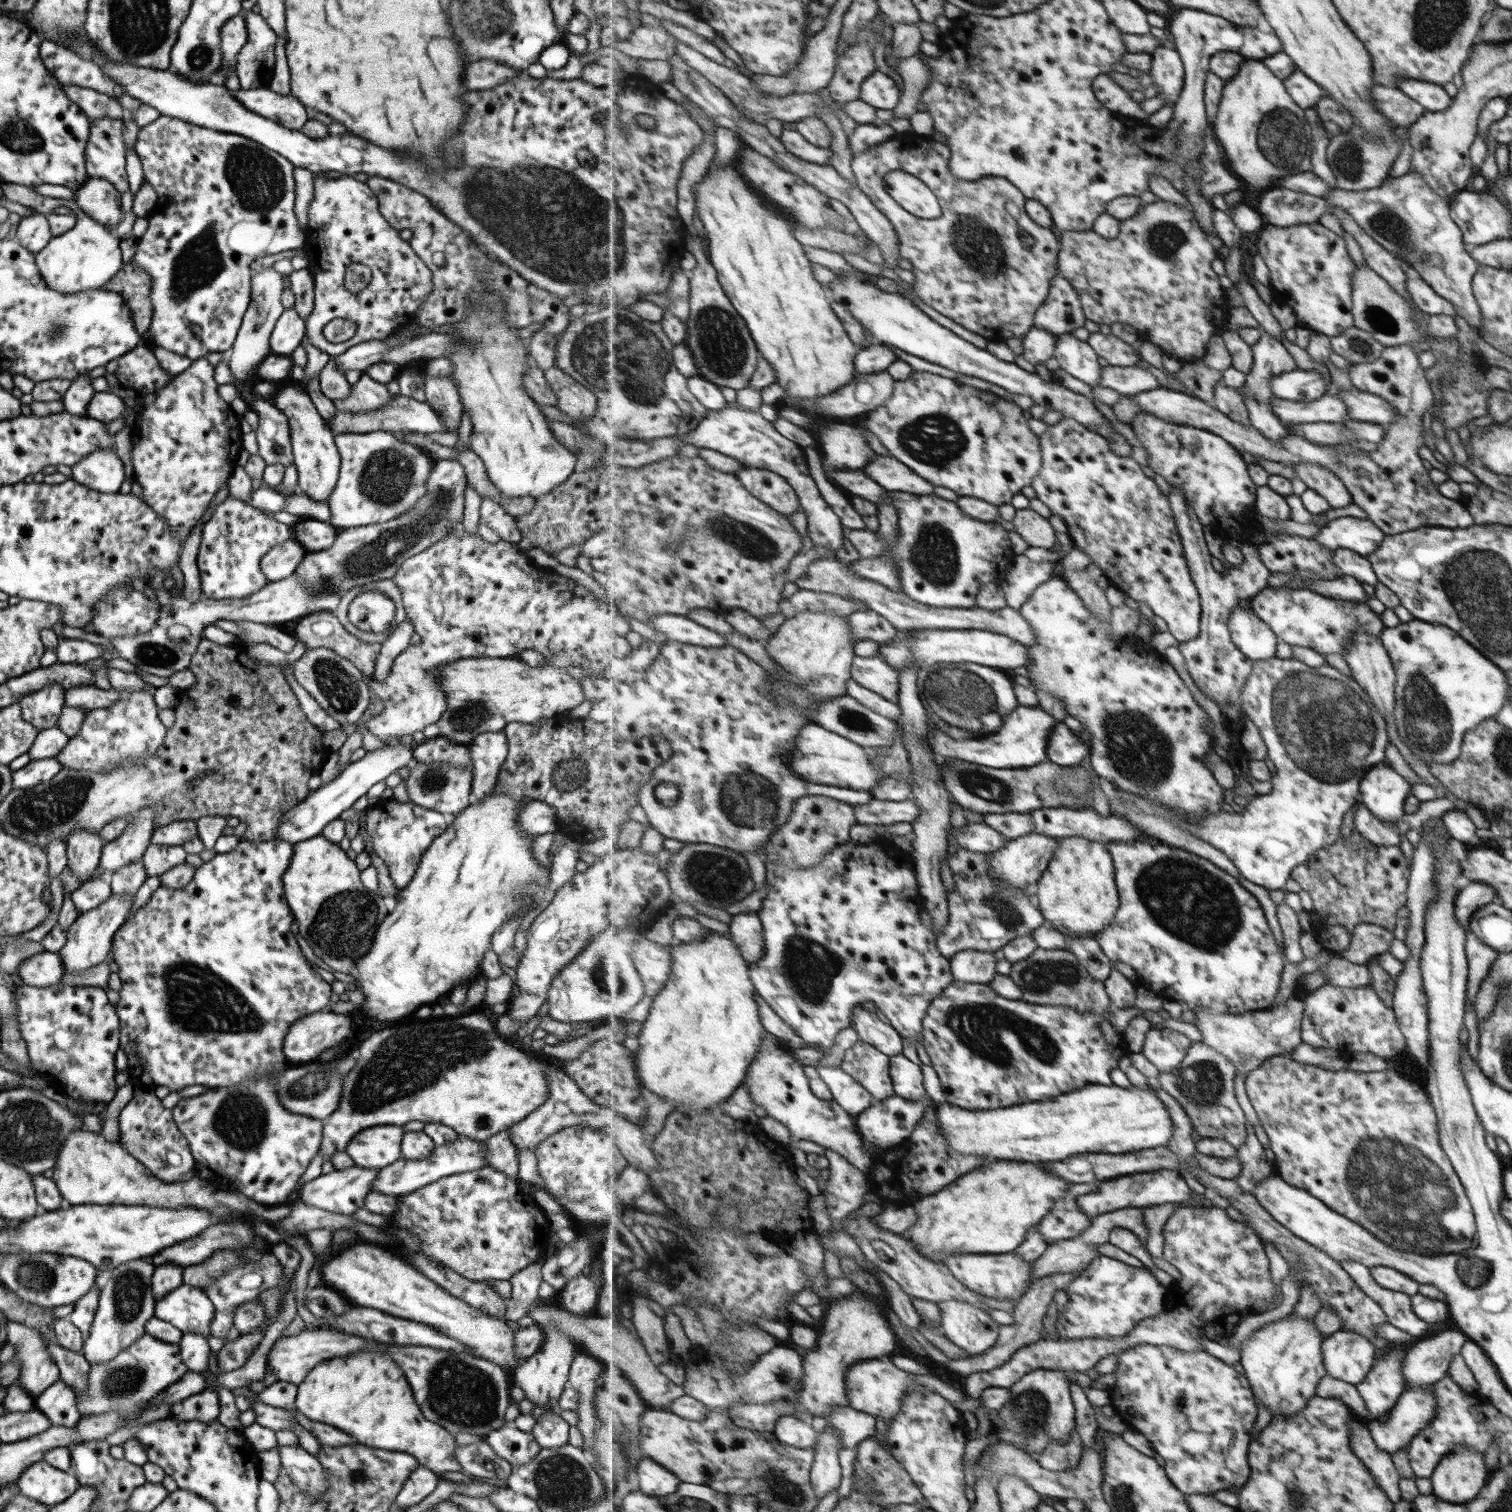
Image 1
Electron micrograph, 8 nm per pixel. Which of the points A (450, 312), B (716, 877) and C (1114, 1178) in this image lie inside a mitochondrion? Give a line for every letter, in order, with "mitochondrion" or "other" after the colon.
A: other
B: mitochondrion
C: other

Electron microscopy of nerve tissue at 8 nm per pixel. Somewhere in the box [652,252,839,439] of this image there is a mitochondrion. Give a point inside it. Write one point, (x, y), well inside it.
(721, 342)

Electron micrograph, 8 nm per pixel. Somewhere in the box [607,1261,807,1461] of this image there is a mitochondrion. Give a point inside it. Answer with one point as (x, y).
(783, 1376)

